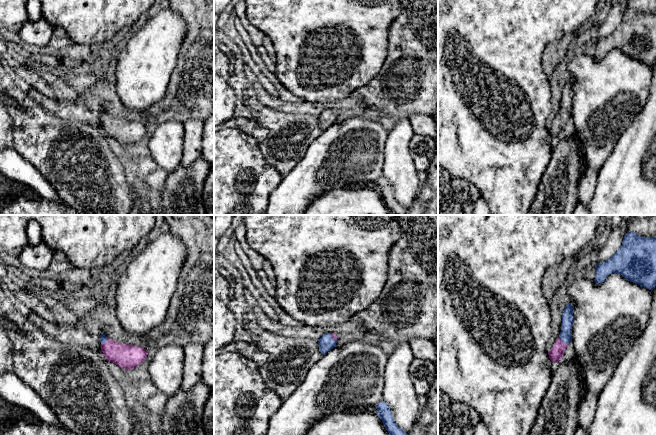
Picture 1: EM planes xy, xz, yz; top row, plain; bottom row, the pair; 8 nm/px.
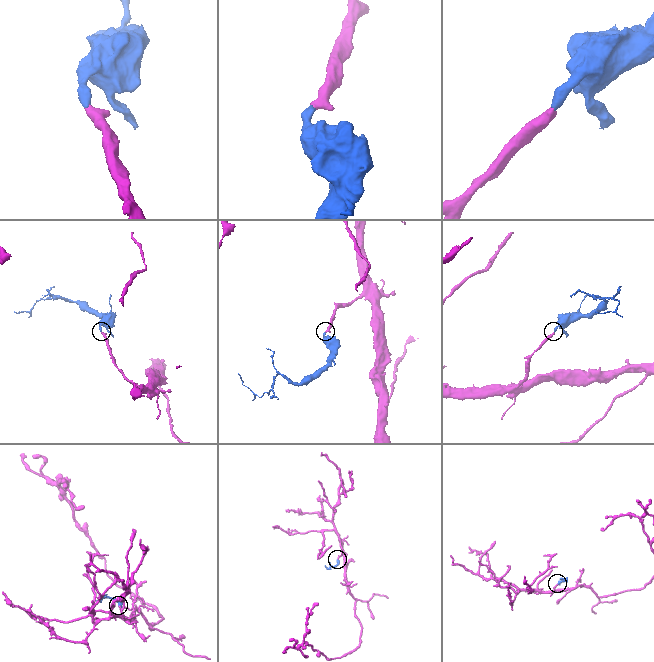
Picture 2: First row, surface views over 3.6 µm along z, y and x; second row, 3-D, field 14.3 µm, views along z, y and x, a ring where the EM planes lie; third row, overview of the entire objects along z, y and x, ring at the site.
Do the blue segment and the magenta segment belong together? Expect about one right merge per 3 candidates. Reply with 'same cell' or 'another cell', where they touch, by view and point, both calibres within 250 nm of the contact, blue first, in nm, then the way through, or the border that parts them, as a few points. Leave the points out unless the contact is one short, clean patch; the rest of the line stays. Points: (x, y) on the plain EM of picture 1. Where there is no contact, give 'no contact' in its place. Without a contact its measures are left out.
same cell; meets blue in yz at (563, 117); 100 nm thick on the blue side, 110 nm on the other; runs through yz (565, 111), (563, 117), (556, 129)

